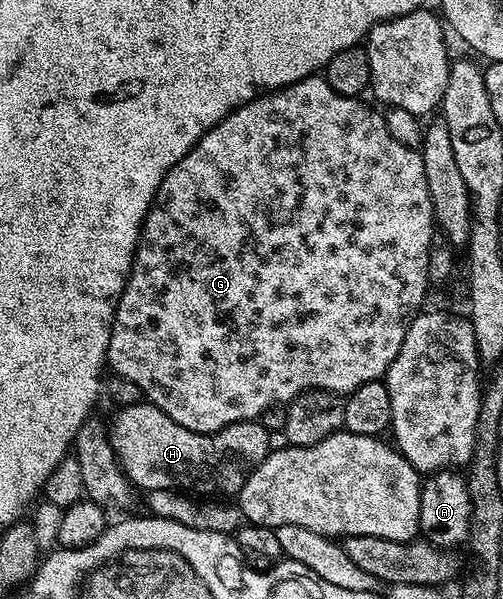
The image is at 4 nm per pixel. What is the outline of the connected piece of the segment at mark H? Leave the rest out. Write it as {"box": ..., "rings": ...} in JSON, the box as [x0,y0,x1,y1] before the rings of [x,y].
{"box":[108,400,272,496],"rings":[[[145,400],[134,406],[121,407],[117,413],[114,423],[111,421],[108,426],[112,448],[123,473],[142,492],[181,490],[198,496],[234,496],[244,488],[250,473],[269,456],[272,449],[271,431],[265,430],[258,420],[237,422],[215,434],[197,434],[176,424],[172,416],[160,412],[160,408]]]}

